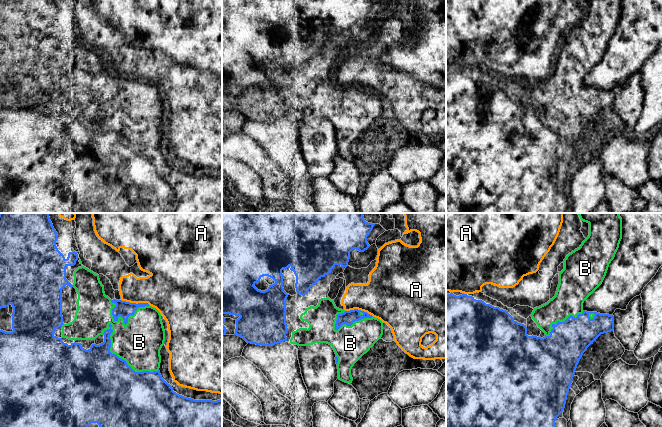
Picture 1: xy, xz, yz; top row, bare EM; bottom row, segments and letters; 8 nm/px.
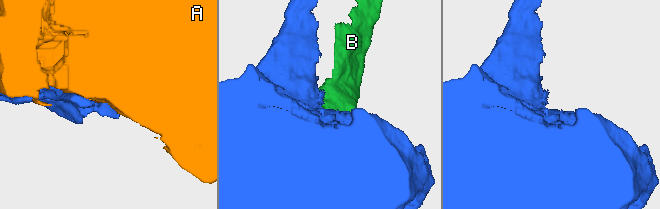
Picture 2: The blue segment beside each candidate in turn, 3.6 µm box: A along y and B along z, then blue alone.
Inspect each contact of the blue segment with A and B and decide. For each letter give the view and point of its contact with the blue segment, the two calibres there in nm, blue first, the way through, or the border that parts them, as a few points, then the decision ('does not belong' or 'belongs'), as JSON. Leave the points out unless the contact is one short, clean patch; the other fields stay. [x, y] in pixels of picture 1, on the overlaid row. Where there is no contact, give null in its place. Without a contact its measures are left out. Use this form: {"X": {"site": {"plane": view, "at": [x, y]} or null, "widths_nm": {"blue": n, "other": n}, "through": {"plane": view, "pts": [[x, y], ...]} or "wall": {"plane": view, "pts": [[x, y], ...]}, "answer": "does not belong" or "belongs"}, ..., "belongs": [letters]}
{"A": {"site": {"plane": "xy", "at": [135, 303]}, "widths_nm": {"blue": 130, "other": 320}, "answer": "does not belong"}, "B": {"site": {"plane": "xy", "at": [120, 358]}, "widths_nm": {"blue": 500, "other": 360}, "answer": "belongs"}, "belongs": ["B"]}

